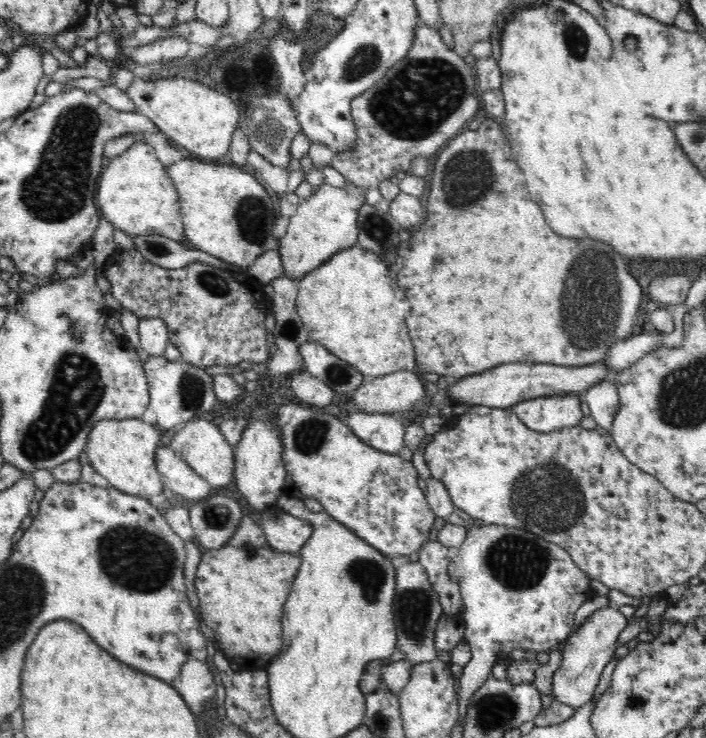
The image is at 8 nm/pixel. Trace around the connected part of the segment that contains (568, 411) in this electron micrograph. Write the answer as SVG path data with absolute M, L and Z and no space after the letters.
M574 394L538 396L522 400L510 408L528 427L536 432L554 432L560 428L573 427L582 420L580 399Z

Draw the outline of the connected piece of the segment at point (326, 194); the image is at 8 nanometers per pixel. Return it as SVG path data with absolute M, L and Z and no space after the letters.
M323 183L314 189L312 196L300 201L295 215L289 220L286 235L278 242L284 277L300 280L307 273L322 267L338 252L357 245L358 210L365 204L364 191L352 184L336 188Z

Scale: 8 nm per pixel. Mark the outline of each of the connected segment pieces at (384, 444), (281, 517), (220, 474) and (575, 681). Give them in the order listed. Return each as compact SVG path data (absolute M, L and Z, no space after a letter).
M355 410L347 418L348 427L364 444L380 452L398 454L404 448L405 427L390 414L366 414Z
M276 504L264 509L258 524L268 544L280 552L299 555L312 536L312 527L306 521L291 516Z
M209 417L196 418L185 422L174 434L170 449L177 452L206 482L217 490L232 482L234 478L234 447L225 439L218 426L214 425Z
M606 607L596 611L580 628L576 626L574 632L561 643L562 662L553 676L553 698L574 709L588 704L592 694L596 692L598 680L602 670L618 651L616 640L620 632L628 626L630 619L624 617L618 608Z

